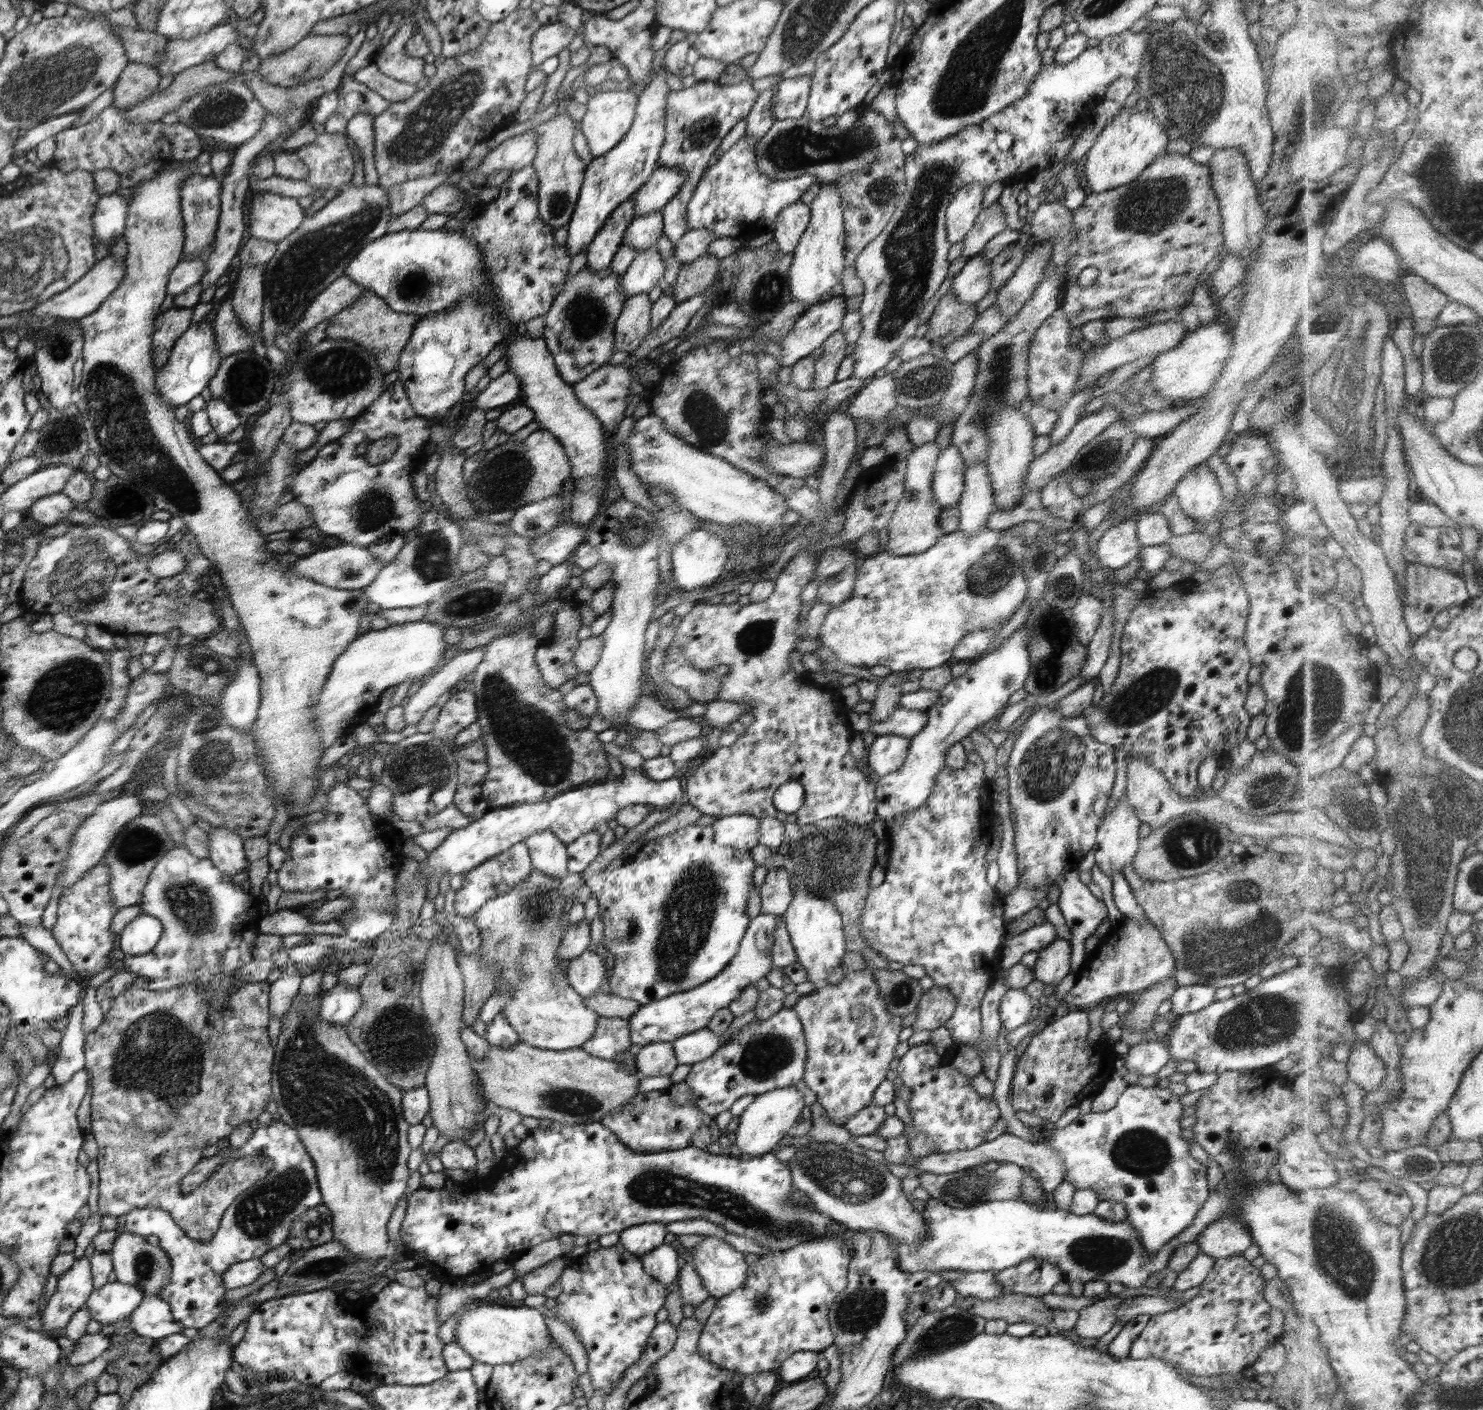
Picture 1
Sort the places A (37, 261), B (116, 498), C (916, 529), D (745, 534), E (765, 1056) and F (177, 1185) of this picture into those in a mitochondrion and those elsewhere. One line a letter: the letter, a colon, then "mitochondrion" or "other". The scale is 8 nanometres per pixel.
A: mitochondrion
B: mitochondrion
C: other
D: mitochondrion
E: mitochondrion
F: other

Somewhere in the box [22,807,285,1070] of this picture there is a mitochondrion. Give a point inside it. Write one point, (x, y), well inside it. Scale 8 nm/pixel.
(190, 905)

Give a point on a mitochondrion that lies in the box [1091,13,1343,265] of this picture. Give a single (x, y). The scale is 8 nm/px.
(1190, 85)

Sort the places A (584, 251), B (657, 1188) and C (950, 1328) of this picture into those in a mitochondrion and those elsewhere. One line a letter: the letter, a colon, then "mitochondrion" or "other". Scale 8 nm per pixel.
A: other
B: mitochondrion
C: mitochondrion

